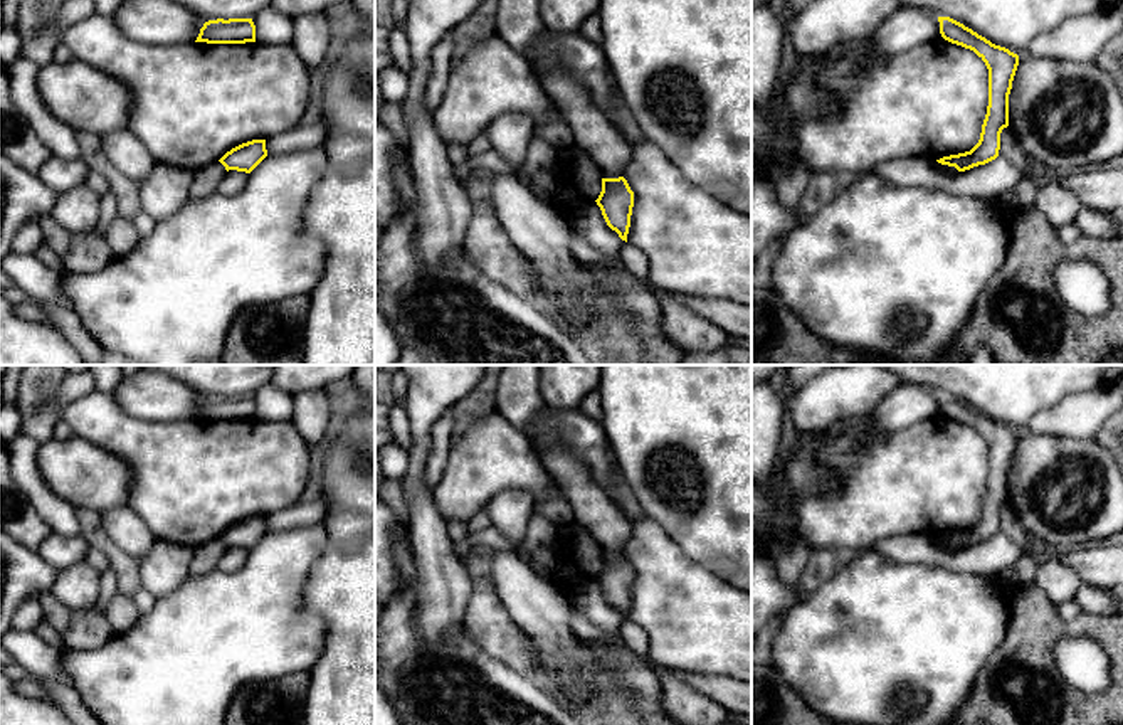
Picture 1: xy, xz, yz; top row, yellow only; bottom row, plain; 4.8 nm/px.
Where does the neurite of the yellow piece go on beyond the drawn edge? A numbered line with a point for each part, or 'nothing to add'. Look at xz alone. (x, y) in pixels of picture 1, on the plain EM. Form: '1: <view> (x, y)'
nothing to add

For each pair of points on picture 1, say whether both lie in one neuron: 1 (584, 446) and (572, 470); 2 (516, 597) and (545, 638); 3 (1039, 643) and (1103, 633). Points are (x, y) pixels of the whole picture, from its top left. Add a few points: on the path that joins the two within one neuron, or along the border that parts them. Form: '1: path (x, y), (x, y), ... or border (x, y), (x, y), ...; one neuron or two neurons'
1: border (542, 441), (565, 444), (602, 490); two neurons
2: path (527, 608), (545, 628); one neuron
3: path (1054, 629), (1088, 629); one neuron

